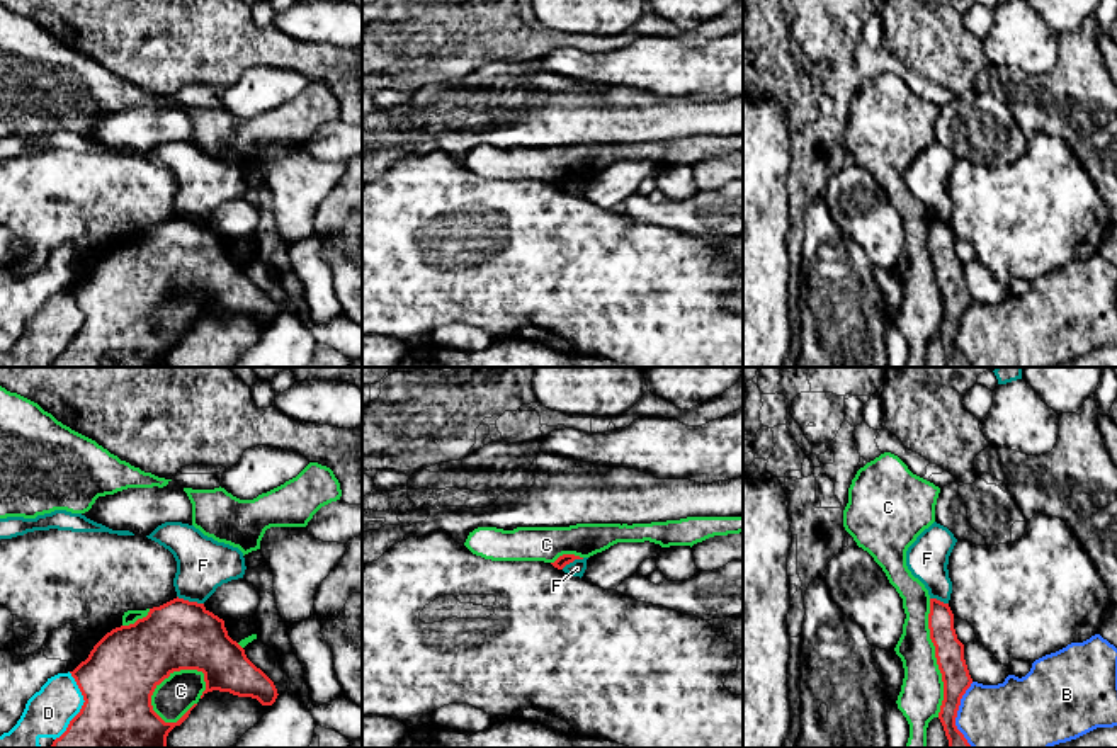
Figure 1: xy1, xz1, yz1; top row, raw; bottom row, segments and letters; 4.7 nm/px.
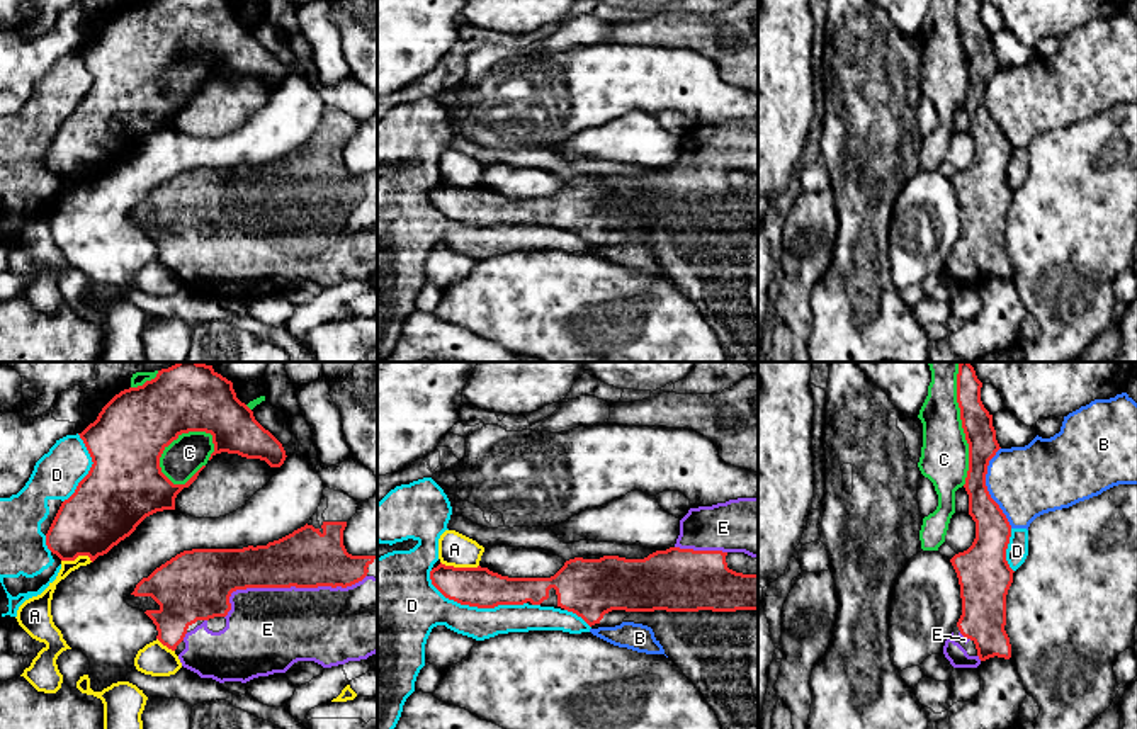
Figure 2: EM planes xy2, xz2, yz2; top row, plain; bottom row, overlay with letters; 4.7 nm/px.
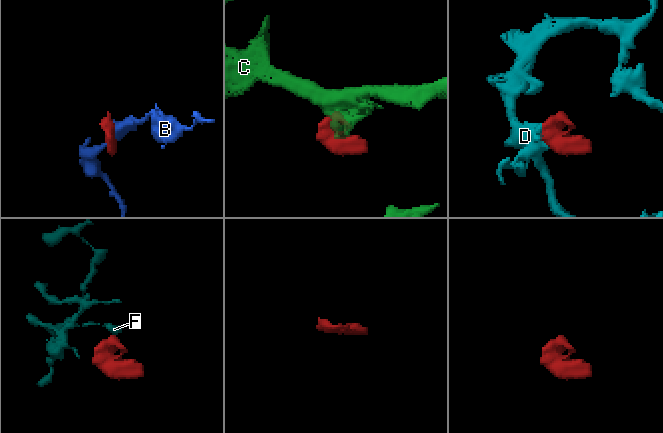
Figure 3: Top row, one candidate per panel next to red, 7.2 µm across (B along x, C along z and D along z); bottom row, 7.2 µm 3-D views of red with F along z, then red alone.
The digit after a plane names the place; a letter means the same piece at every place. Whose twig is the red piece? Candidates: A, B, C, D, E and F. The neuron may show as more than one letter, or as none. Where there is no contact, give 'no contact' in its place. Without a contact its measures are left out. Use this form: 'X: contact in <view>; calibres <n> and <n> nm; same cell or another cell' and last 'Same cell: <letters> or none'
A: contact in xz2; calibres 190 and 160 nm; another cell
B: contact in yz2; calibres 170 and 340 nm; another cell
C: contact in xy1; calibres 360 and 180 nm; another cell
D: contact in xz2; calibres 190 and 240 nm; another cell
E: contact in xy2; calibres 280 and 400 nm; same cell
F: contact in xy1; calibres 320 and 260 nm; another cell
Same cell: E

